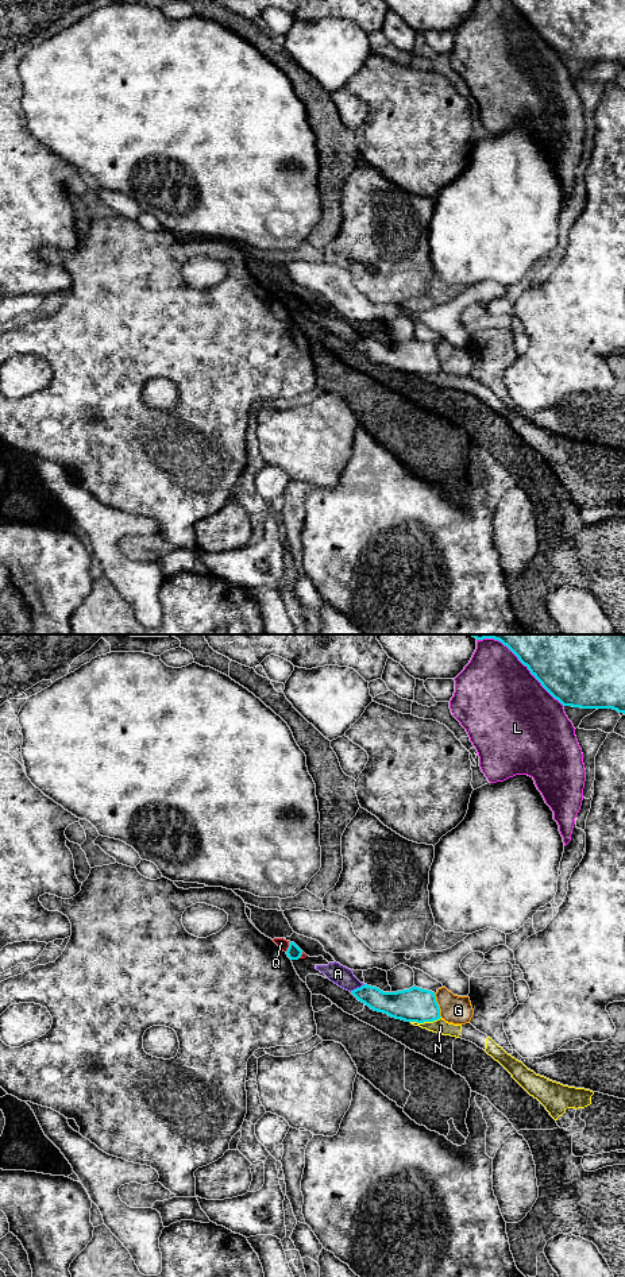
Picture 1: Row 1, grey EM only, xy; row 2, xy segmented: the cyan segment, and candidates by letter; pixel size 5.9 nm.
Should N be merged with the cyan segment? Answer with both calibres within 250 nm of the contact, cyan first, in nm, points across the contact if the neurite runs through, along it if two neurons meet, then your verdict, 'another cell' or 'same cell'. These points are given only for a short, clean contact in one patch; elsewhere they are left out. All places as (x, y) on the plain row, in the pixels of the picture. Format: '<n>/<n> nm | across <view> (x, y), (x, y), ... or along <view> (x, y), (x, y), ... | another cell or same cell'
200/90 nm | another cell

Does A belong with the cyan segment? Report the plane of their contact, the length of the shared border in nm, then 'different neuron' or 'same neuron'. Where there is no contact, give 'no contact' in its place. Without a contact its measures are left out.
meets cyan in xy; contact 100 nm long; different neuron

